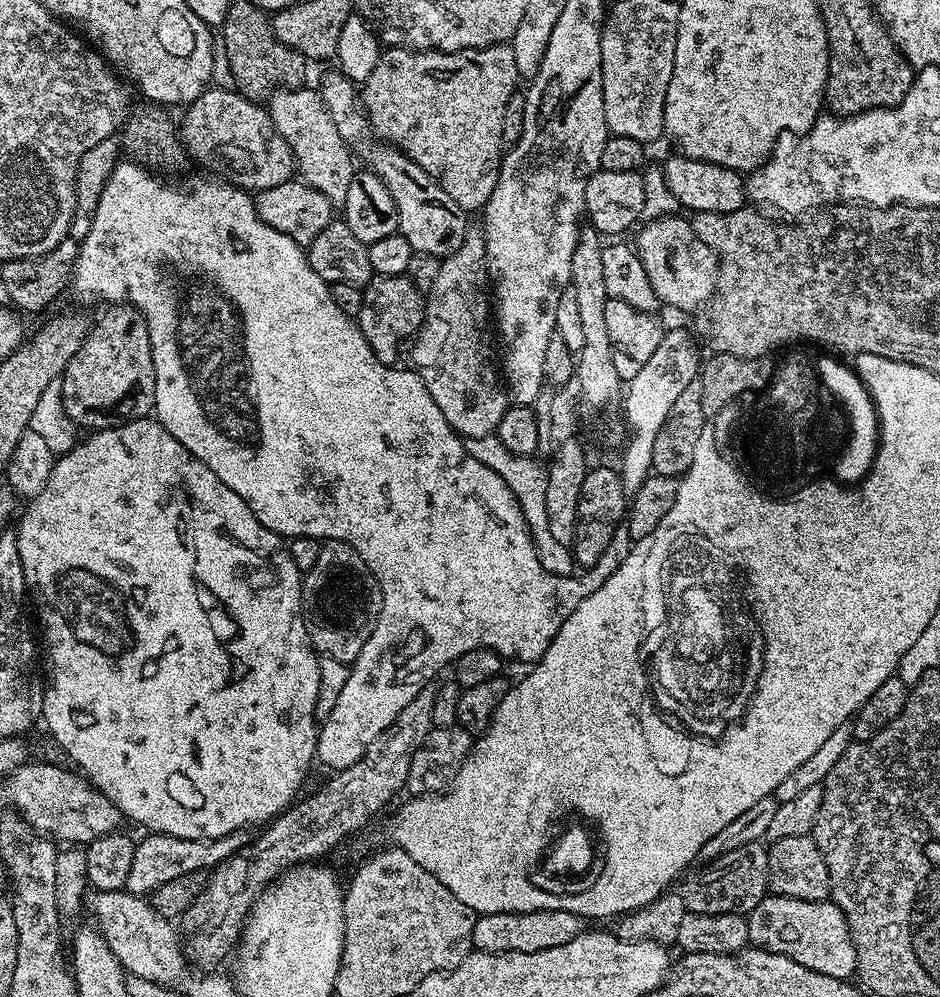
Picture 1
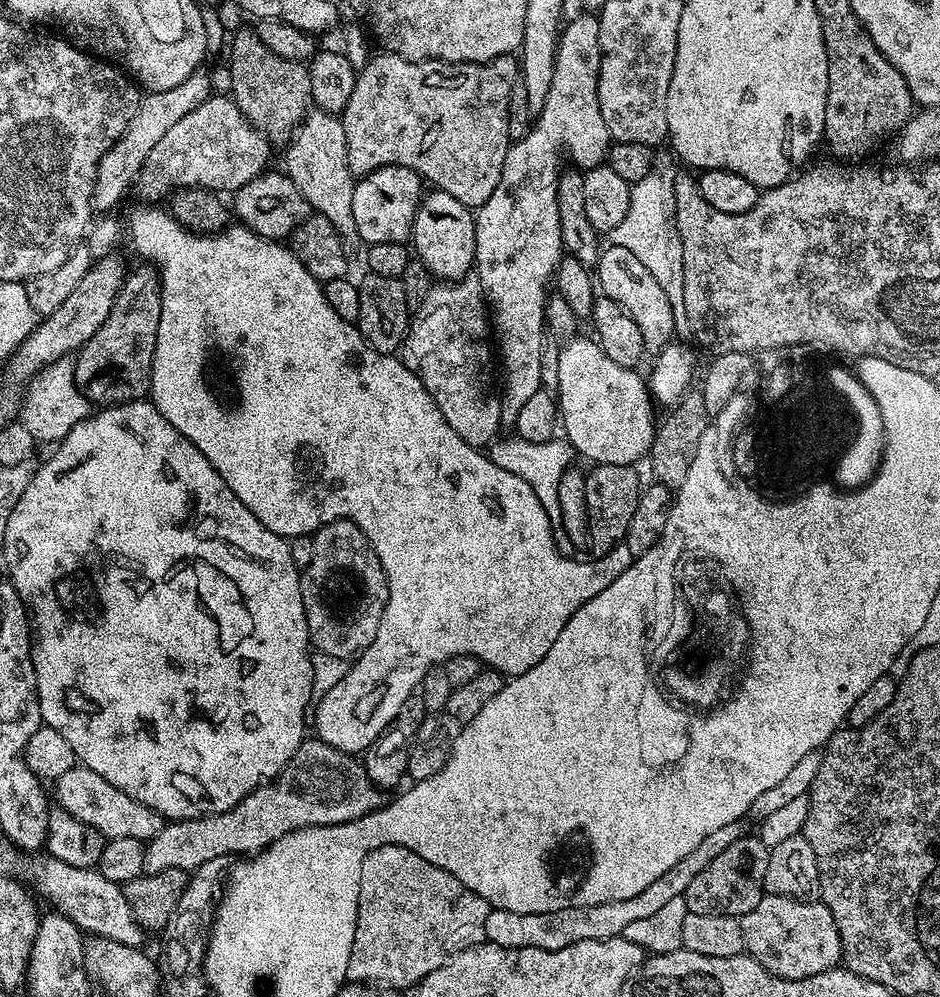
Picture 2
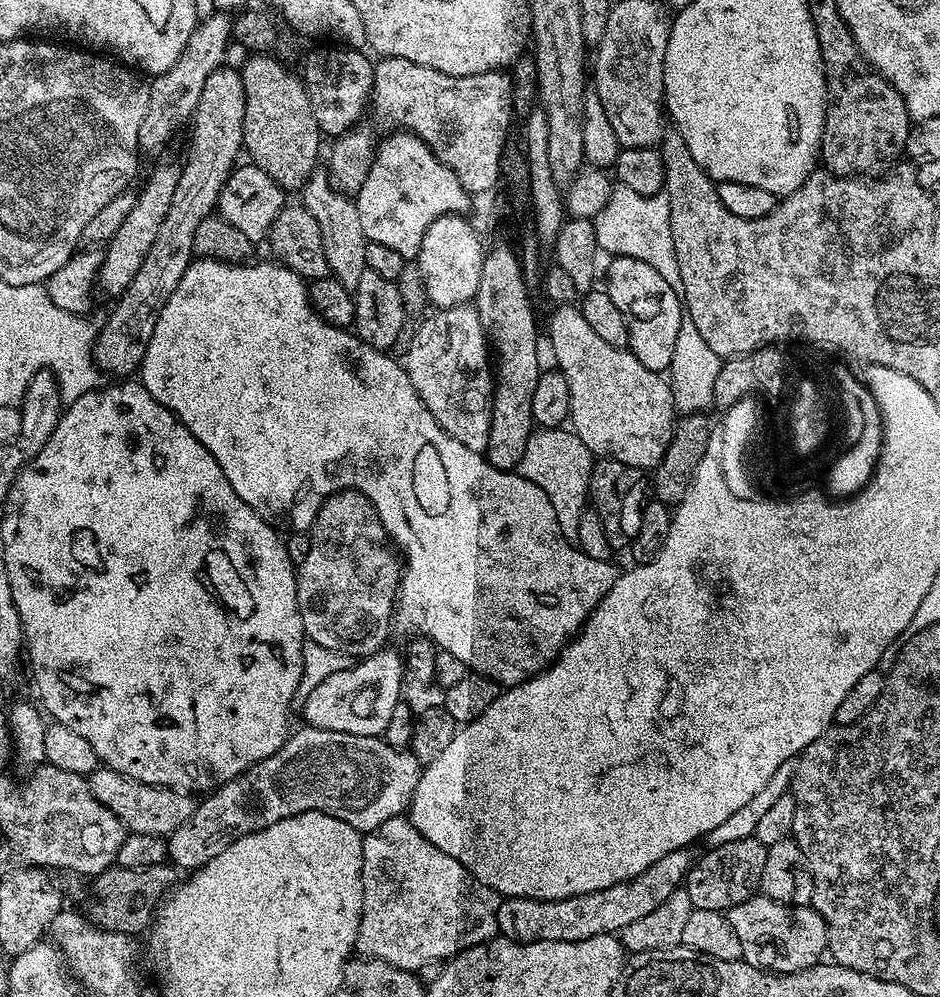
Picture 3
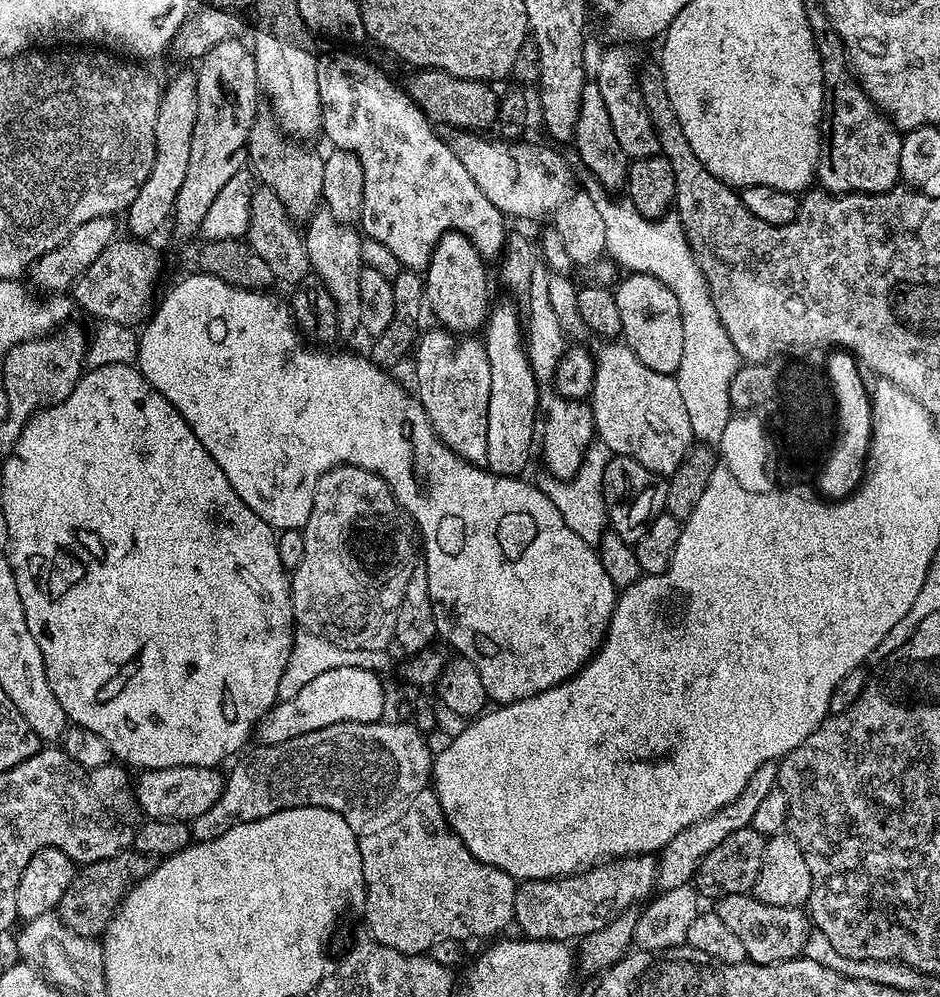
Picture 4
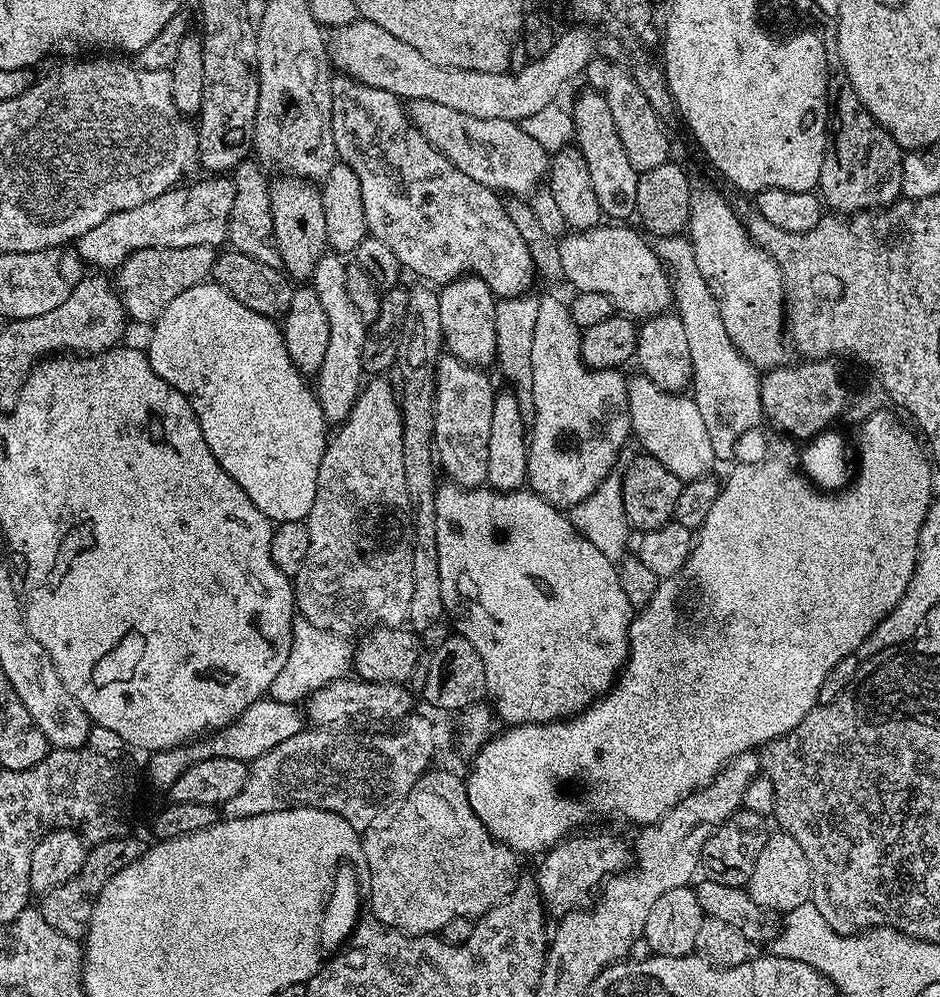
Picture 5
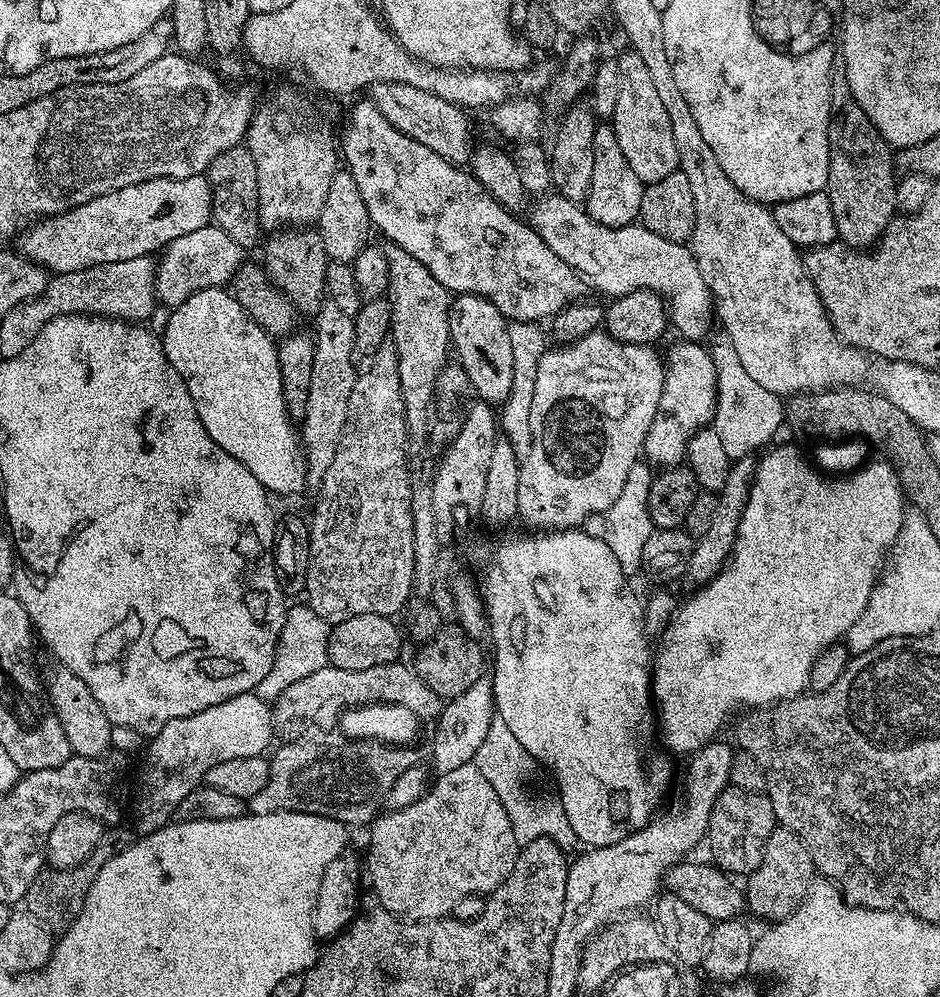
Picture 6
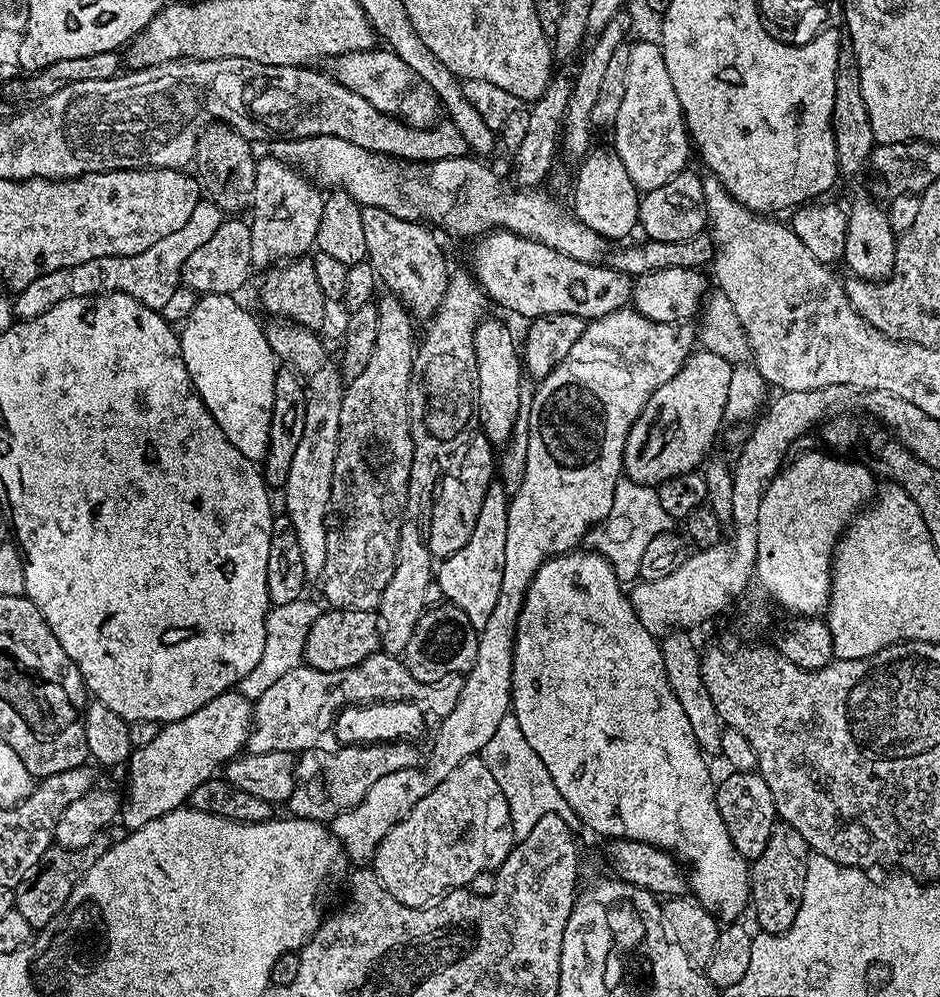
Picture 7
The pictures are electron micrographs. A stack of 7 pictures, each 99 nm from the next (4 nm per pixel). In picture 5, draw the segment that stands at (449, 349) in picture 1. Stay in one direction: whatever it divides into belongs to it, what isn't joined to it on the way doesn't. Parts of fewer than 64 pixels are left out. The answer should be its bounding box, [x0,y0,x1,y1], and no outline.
[434,354,497,488]

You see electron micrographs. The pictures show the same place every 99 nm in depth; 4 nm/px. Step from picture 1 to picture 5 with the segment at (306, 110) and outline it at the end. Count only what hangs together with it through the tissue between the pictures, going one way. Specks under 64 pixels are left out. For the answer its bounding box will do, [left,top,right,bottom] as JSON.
[310,254,368,426]

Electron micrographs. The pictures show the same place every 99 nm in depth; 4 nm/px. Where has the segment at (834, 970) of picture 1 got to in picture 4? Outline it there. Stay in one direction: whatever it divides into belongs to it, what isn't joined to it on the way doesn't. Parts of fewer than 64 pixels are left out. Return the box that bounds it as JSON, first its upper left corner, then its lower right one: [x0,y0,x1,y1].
[714,894,810,964]

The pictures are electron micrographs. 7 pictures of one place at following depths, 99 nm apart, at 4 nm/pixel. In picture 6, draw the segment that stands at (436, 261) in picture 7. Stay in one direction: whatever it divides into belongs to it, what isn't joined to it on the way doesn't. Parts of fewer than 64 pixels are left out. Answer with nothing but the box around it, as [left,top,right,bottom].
[385,245,451,456]

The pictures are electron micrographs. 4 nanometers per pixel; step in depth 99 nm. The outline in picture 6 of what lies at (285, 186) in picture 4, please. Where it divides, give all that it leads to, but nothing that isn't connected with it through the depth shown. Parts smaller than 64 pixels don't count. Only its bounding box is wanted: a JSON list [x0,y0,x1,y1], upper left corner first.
[262,226,328,314]

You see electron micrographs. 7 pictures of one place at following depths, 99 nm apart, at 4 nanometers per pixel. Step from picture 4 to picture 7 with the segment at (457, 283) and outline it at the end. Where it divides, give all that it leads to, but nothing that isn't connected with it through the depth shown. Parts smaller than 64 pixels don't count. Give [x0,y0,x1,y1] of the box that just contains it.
[474,318,526,446]

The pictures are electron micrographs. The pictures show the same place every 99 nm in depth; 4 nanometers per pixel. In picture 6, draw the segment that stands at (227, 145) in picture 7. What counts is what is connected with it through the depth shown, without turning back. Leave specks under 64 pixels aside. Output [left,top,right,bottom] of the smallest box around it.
[206,146,262,250]

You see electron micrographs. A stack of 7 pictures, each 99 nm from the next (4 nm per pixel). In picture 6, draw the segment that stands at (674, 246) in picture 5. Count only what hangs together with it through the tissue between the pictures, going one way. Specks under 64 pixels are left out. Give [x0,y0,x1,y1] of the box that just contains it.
[710,342,786,460]

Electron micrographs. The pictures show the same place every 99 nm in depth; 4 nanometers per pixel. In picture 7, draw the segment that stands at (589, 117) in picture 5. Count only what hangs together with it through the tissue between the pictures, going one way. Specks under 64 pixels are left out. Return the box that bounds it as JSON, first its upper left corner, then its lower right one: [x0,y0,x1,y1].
[571,147,641,242]

